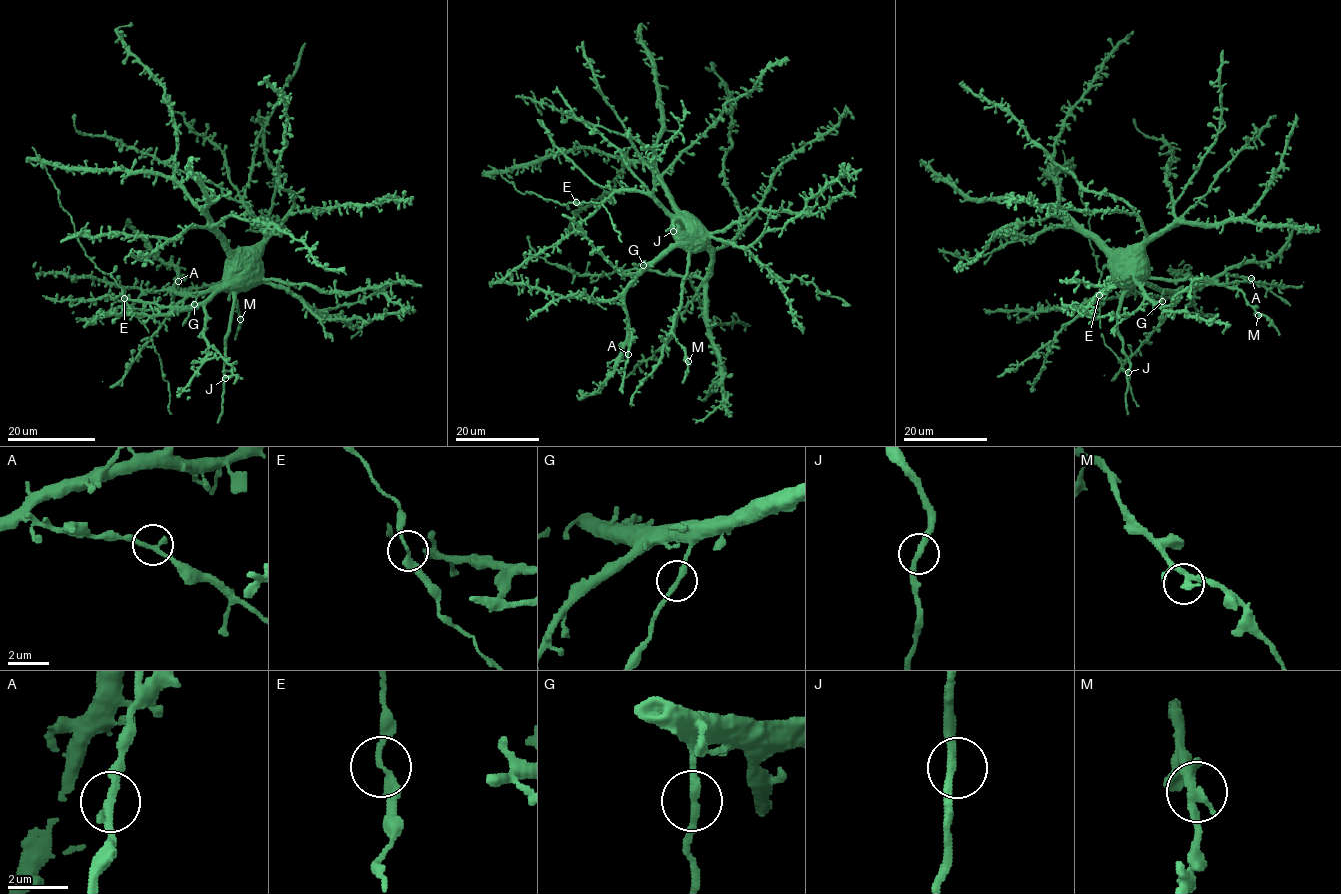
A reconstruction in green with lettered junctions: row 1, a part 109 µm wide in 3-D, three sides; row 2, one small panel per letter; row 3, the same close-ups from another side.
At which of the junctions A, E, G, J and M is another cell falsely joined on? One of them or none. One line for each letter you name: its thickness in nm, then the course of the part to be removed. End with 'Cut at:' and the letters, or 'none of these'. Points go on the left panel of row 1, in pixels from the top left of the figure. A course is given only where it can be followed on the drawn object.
G: Thickness 260 nm. Course of the part to remove: (194, 304), (182, 326)
Cut at: G

